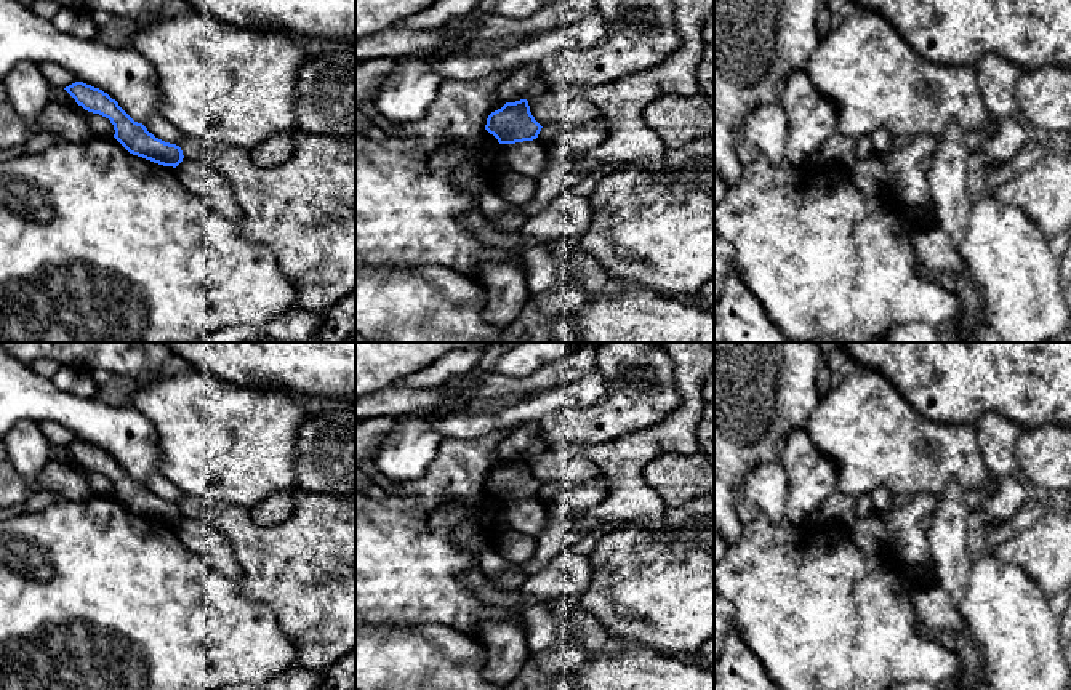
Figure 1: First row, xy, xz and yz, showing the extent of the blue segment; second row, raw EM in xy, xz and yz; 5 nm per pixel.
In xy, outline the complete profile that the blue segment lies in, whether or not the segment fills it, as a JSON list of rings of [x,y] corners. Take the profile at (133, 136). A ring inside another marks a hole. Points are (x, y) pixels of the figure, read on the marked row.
[[[83,82],[64,88],[85,110],[99,114],[114,125],[114,138],[133,155],[176,168],[184,155],[179,146],[155,138],[134,122],[107,93]]]

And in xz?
[[[527,99],[506,102],[501,109],[488,115],[485,125],[485,130],[493,134],[499,144],[533,141],[538,138],[541,128],[531,115]]]

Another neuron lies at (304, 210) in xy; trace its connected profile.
[[[291,133],[290,158],[274,168],[259,168],[240,146],[186,136],[179,146],[191,160],[203,160],[223,171],[232,184],[242,219],[239,235],[269,247],[296,290],[296,306],[330,311],[355,290],[355,142],[328,136]]]

